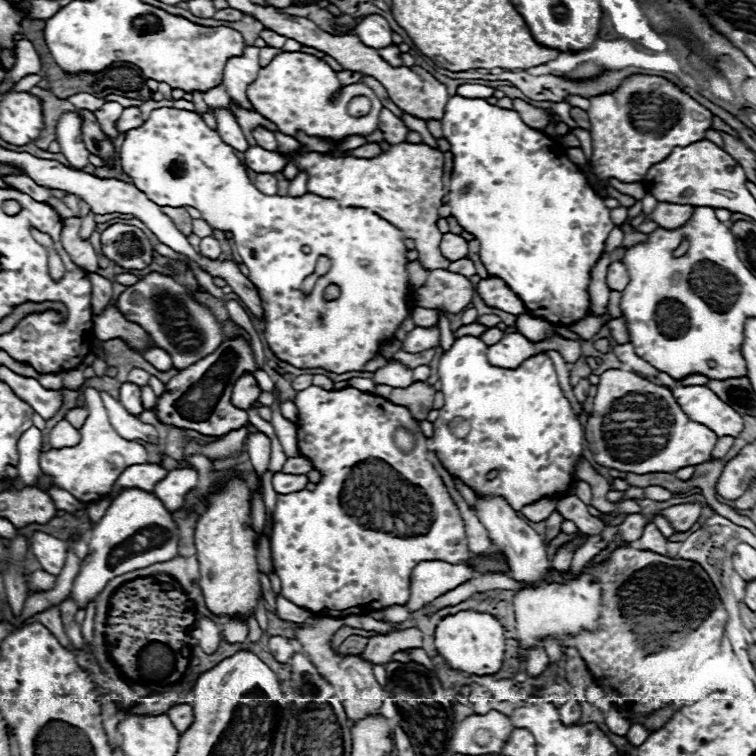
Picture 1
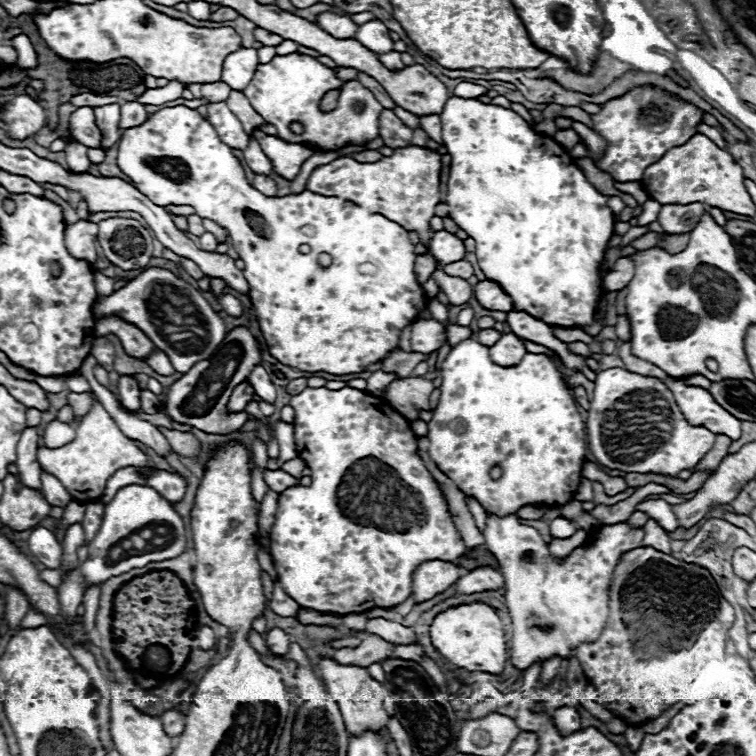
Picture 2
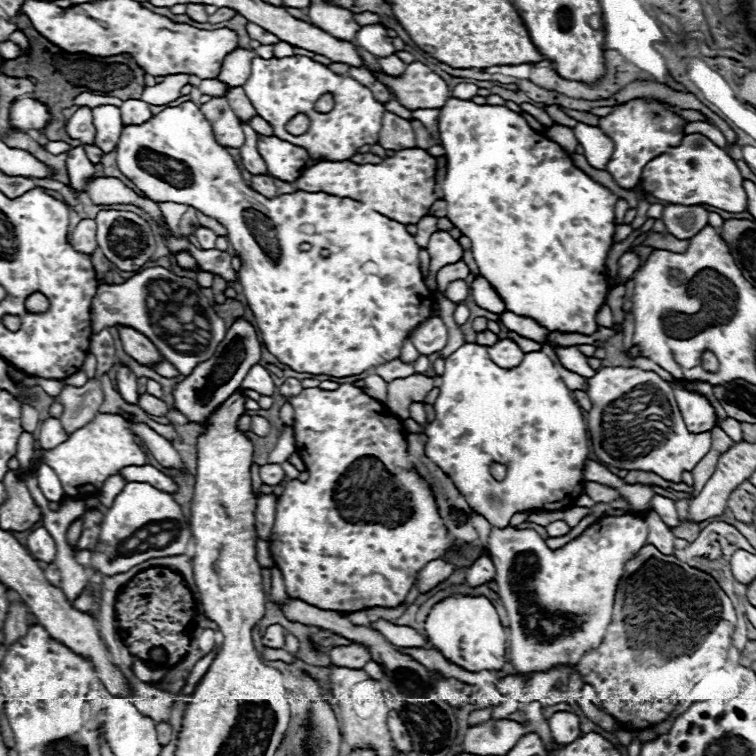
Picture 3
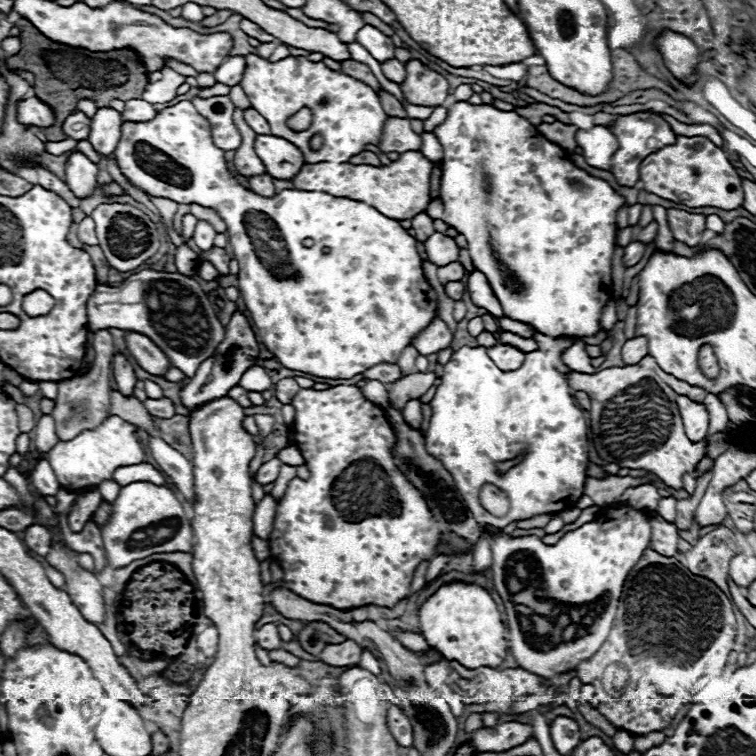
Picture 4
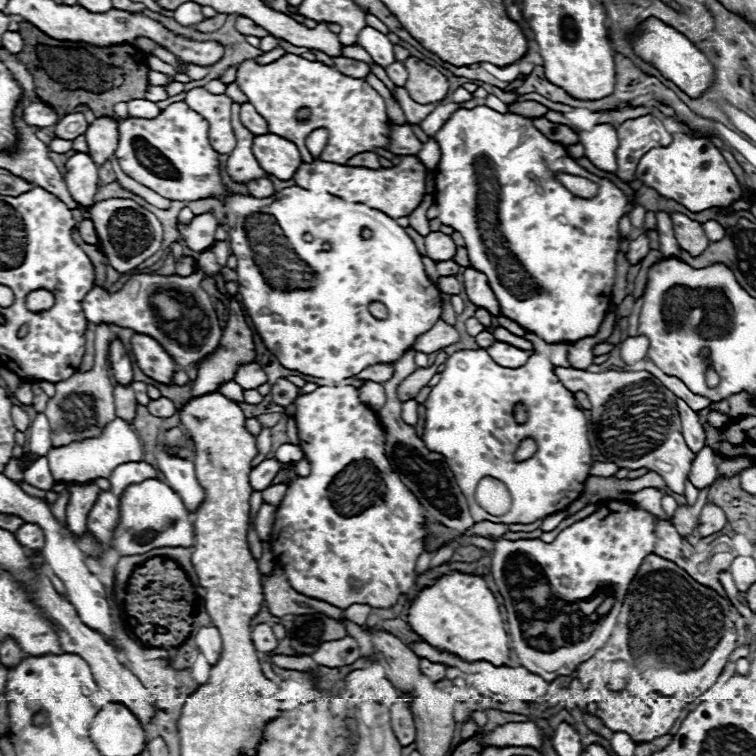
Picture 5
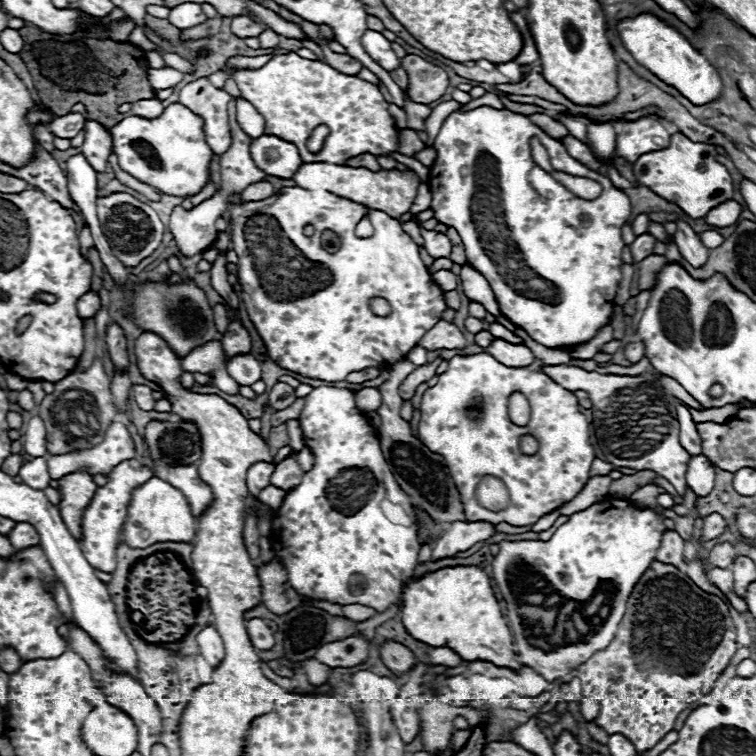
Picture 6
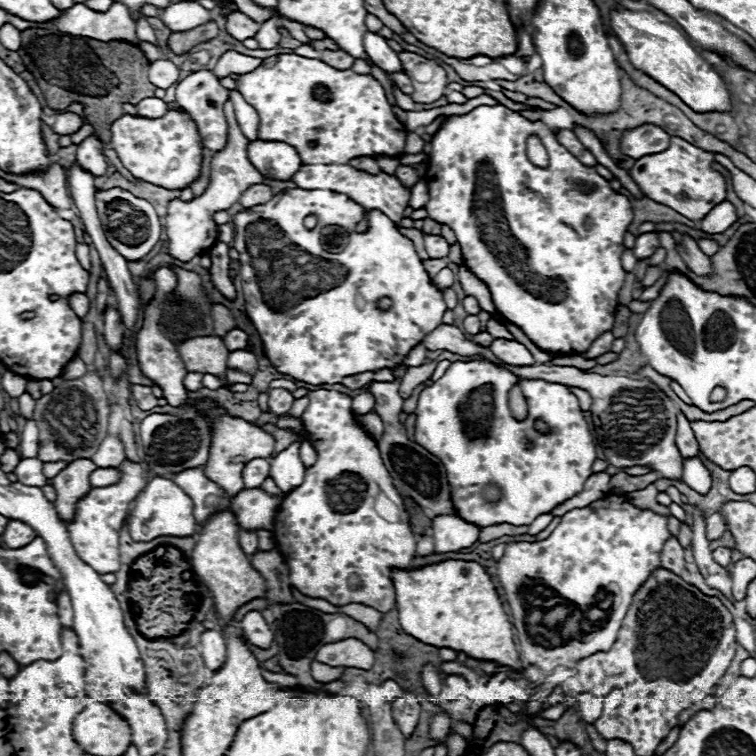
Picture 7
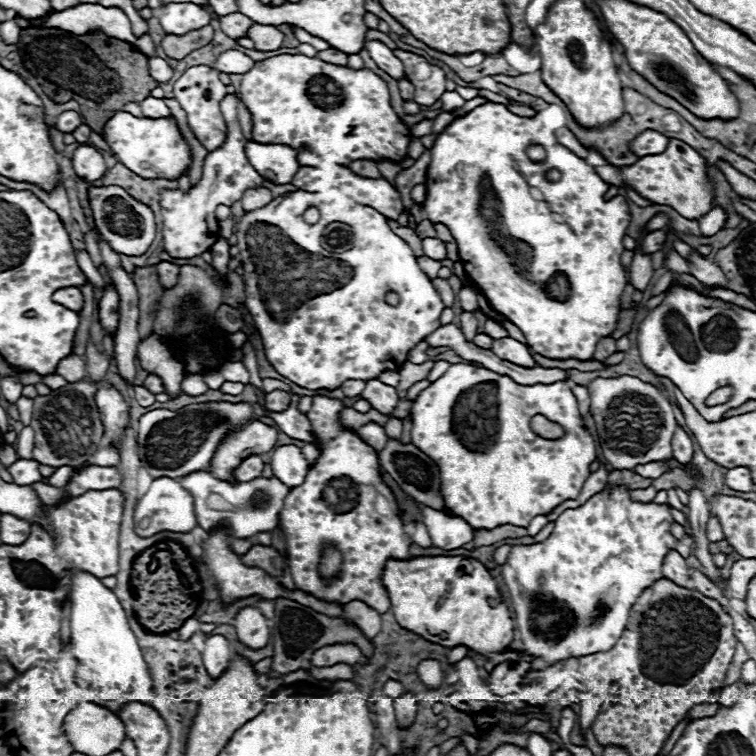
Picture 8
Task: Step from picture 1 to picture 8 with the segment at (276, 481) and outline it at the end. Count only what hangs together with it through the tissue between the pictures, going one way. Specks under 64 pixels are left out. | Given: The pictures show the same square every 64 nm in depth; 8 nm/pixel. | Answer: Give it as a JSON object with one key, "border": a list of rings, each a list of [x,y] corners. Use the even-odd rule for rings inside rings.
{"border":[[[250,456],[250,458],[246,458],[246,460],[238,466],[238,470],[234,472],[234,476],[236,476],[238,482],[250,482],[250,480],[262,476],[262,470],[264,470],[264,460],[262,460],[262,456]]]}

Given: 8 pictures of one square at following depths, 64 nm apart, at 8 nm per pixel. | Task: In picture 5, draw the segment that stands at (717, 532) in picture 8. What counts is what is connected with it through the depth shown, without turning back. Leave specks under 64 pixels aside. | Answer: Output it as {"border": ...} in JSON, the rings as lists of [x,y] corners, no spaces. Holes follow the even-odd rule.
{"border":[[[704,504],[700,516],[698,516],[698,532],[702,536],[710,536],[718,530],[722,530],[726,524],[726,514],[716,504]]]}

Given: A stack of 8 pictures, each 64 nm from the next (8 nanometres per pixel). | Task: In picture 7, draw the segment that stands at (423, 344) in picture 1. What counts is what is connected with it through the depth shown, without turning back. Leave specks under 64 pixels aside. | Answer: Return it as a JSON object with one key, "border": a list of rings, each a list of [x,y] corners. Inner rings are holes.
{"border":[[[440,324],[438,328],[434,328],[430,334],[426,334],[422,338],[422,344],[428,350],[450,350],[450,352],[456,352],[456,354],[462,354],[462,356],[482,354],[484,358],[490,358],[492,362],[498,362],[494,358],[494,354],[490,354],[486,348],[480,348],[478,344],[466,340],[462,330],[456,328],[454,324]]]}

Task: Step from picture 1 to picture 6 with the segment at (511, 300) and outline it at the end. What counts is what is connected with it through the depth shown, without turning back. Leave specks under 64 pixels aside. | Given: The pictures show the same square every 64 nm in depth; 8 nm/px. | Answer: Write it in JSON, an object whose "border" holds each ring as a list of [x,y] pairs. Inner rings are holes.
{"border":[[[464,264],[462,270],[460,270],[460,280],[462,280],[462,290],[464,294],[472,300],[472,302],[478,302],[482,304],[490,314],[494,316],[500,316],[500,308],[498,308],[498,302],[494,298],[494,292],[490,288],[490,284],[486,282],[486,278],[476,272],[472,266]]]}

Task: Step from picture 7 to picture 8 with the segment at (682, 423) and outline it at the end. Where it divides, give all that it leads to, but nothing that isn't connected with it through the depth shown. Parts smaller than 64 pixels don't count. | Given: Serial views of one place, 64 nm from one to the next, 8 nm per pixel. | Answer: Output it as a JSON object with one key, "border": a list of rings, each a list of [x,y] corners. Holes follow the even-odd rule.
{"border":[[[678,426],[678,430],[674,432],[674,438],[672,438],[672,452],[674,452],[674,458],[682,464],[688,464],[694,456],[694,444],[690,440],[690,436],[686,434],[684,428]]]}

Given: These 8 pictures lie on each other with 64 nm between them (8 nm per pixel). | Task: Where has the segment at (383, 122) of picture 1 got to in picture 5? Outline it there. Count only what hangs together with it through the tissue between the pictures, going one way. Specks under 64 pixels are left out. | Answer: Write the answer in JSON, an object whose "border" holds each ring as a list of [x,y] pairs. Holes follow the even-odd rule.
{"border":[[[390,124],[390,142],[388,142],[388,152],[392,154],[418,154],[422,150],[422,142],[414,136],[410,124]]]}

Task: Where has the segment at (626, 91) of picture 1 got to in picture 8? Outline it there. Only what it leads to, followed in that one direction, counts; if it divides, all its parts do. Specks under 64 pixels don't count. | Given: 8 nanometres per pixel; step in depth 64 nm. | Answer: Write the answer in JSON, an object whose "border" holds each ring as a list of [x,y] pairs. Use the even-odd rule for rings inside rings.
{"border":[[[644,130],[642,134],[638,134],[632,142],[630,142],[630,150],[642,158],[642,156],[650,156],[650,154],[660,154],[662,150],[666,150],[670,138],[656,132],[656,130]]]}

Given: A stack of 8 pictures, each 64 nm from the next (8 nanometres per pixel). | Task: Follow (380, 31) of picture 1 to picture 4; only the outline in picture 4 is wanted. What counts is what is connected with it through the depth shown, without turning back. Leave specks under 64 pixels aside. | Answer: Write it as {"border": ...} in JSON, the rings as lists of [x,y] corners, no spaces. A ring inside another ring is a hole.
{"border":[[[364,26],[358,34],[356,34],[356,42],[362,44],[378,62],[386,62],[386,58],[394,58],[394,44],[392,38],[386,36],[384,32],[380,32],[374,26]]]}

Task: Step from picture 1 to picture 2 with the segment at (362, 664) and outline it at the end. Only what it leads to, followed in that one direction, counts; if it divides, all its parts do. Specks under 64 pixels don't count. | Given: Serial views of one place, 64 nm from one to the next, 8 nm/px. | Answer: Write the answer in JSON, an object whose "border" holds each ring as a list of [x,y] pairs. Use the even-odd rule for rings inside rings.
{"border":[[[322,658],[318,662],[318,668],[322,672],[322,678],[324,678],[328,690],[332,692],[332,696],[336,698],[336,702],[338,702],[338,706],[342,710],[342,716],[344,716],[344,722],[346,722],[346,730],[348,730],[350,736],[352,734],[360,734],[366,728],[386,728],[386,720],[389,717],[384,712],[384,688],[382,688],[380,682],[376,682],[368,674],[368,668],[352,666],[352,664],[344,666],[344,664],[338,664],[332,658]]]}

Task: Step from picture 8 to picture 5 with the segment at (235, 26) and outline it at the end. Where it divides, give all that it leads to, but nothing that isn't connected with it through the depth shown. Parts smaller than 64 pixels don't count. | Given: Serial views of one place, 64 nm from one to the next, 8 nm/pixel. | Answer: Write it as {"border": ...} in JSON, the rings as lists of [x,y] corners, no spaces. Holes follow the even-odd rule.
{"border":[[[240,16],[240,18],[236,20],[236,30],[242,30],[242,34],[246,34],[246,36],[256,36],[256,38],[268,36],[266,30],[262,30],[260,26],[256,26],[256,24],[254,24],[250,18],[246,18],[246,16]]]}

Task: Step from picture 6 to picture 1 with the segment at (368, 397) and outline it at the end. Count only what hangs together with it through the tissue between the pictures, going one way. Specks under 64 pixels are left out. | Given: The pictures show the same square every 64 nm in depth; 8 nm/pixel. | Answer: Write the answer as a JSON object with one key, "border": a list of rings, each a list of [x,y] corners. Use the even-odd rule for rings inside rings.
{"border":[[[388,362],[380,368],[380,384],[388,384],[392,388],[406,388],[412,384],[412,368],[402,362]]]}

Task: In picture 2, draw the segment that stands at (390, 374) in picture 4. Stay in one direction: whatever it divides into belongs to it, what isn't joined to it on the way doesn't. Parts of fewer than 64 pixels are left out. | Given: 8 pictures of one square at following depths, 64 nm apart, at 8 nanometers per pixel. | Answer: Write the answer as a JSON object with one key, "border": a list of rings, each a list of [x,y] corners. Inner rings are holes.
{"border":[[[392,352],[388,358],[384,358],[384,366],[382,366],[382,370],[396,372],[398,376],[410,376],[412,370],[414,370],[422,360],[428,360],[428,354]]]}

